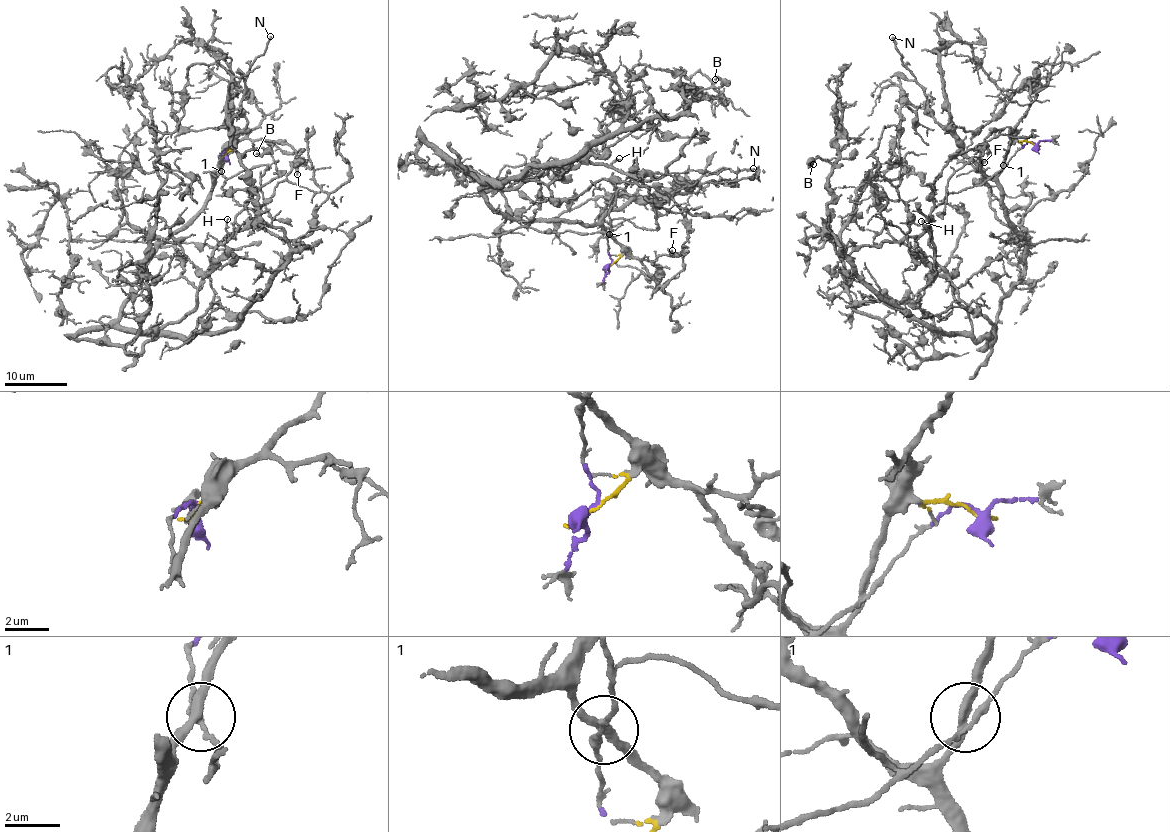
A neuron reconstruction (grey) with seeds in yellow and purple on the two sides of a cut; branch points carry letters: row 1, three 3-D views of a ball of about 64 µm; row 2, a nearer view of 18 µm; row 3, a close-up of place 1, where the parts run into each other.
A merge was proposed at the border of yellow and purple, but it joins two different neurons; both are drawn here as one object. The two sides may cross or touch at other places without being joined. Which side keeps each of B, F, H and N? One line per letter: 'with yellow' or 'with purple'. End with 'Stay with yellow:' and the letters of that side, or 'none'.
B: with yellow
F: with yellow
H: with purple
N: with yellow
Stay with yellow: B, F, N

